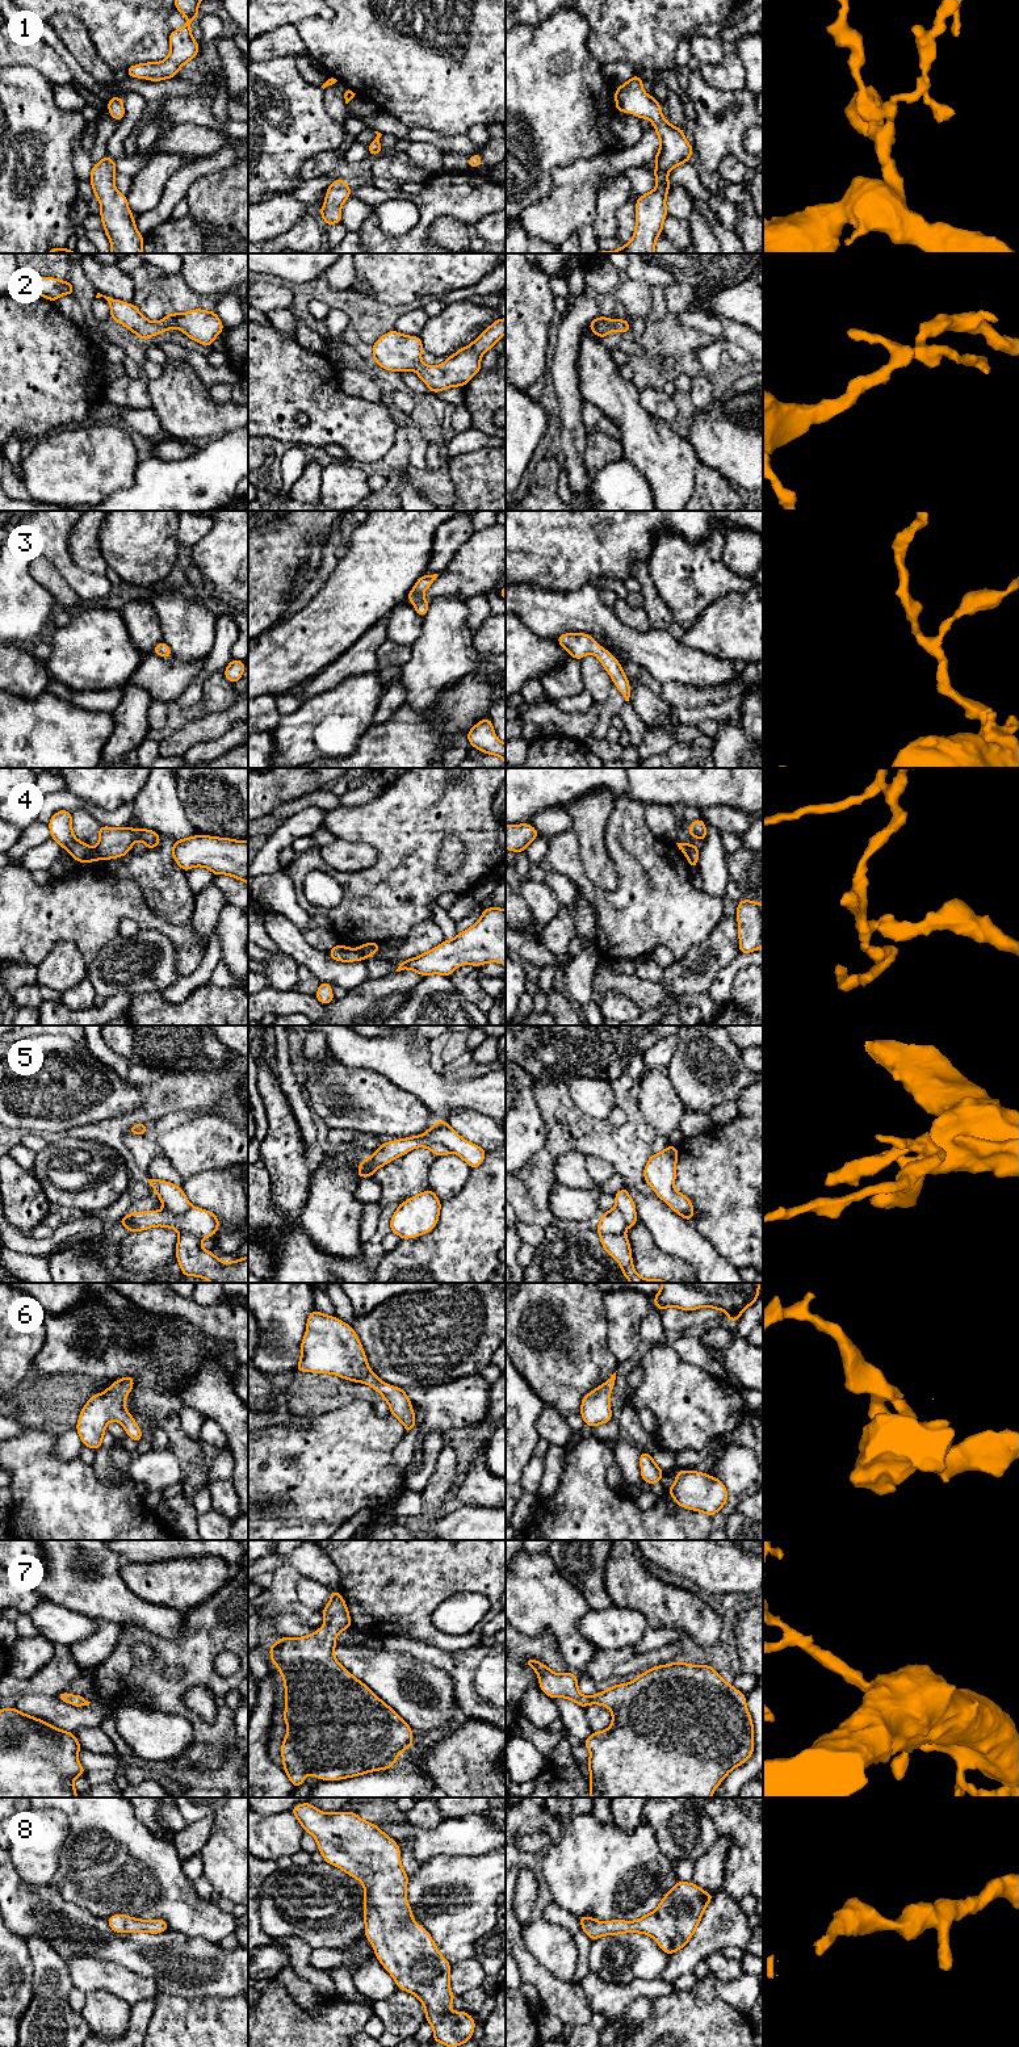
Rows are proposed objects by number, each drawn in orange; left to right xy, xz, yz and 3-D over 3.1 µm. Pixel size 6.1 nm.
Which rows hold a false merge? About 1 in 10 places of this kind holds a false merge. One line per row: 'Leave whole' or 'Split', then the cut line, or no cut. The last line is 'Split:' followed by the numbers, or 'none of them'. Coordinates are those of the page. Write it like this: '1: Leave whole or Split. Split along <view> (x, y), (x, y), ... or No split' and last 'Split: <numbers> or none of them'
1: Leave whole. No split
2: Leave whole. No split
3: Leave whole. No split
4: Split. Split along yz (697, 848), (686, 855)
5: Split. Split along xy (191, 1206), (180, 1215), (172, 1215), (166, 1209)
6: Leave whole. No split
7: Leave whole. No split
8: Leave whole. No split
Split: 4, 5

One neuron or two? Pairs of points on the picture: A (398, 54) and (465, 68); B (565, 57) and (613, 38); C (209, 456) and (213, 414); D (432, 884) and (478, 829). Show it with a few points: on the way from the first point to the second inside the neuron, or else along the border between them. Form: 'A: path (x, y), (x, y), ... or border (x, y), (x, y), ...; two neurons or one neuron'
A: path (415, 54), (435, 54), (440, 58), (448, 58); one neuron
B: border (583, 17), (587, 24), (587, 50), (602, 64); two neurons
C: border (234, 430), (210, 439); two neurons
D: path (452, 883), (456, 883), (478, 860), (478, 848); one neuron

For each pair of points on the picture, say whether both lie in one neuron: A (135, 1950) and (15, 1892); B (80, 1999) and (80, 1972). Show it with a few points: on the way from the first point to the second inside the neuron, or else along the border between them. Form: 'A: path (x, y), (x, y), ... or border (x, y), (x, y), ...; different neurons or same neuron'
A: path (105, 1945), (89, 1943), (78, 1933), (45, 1913); same neuron
B: border (74, 1985), (86, 1995); different neurons

